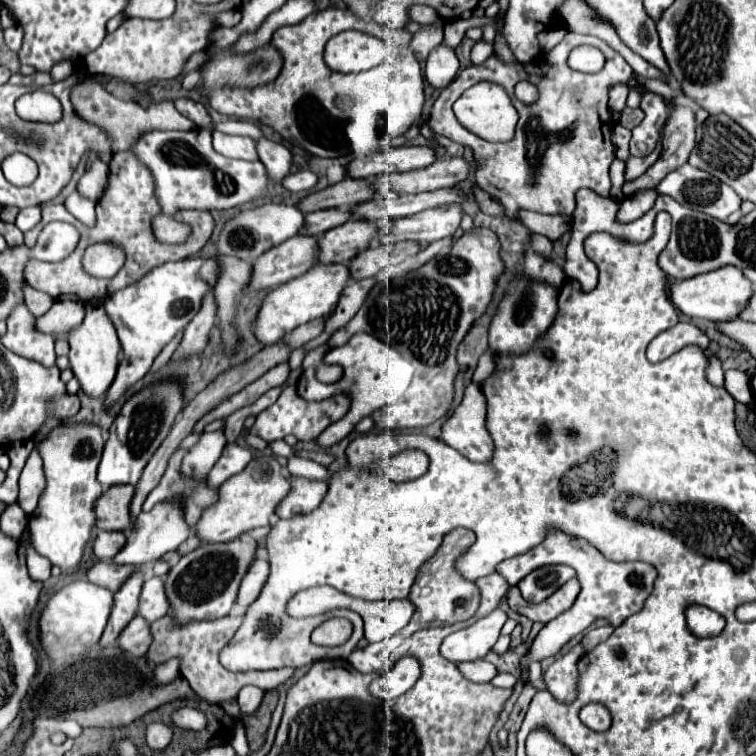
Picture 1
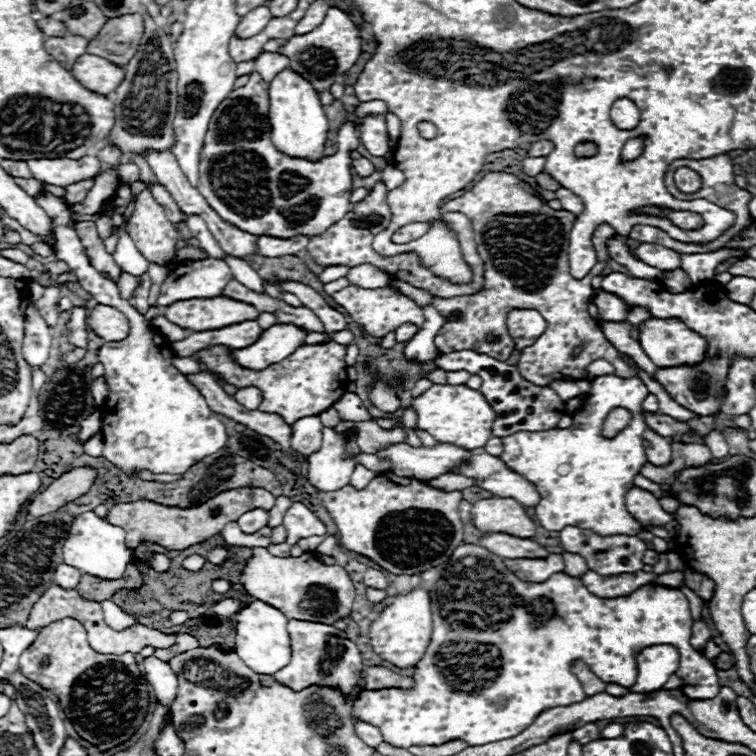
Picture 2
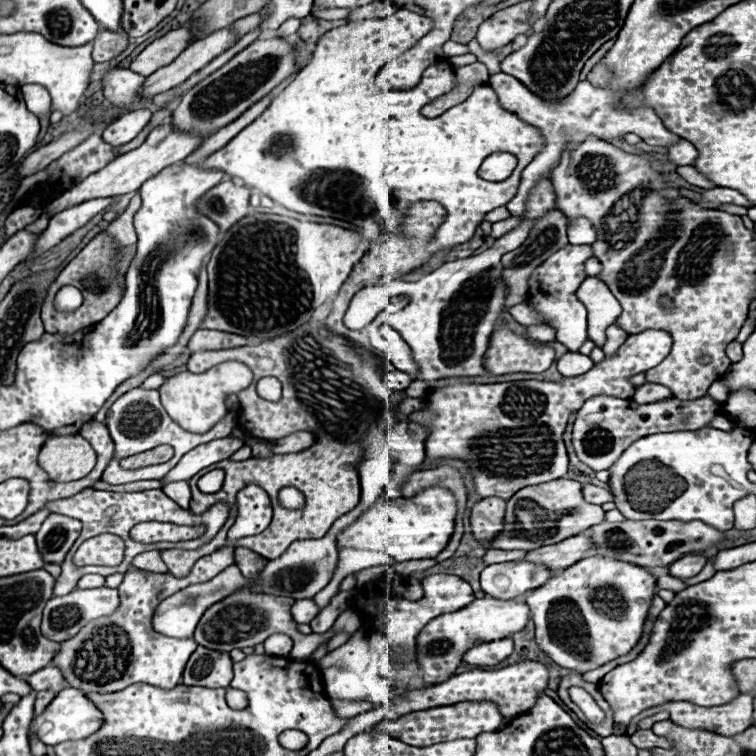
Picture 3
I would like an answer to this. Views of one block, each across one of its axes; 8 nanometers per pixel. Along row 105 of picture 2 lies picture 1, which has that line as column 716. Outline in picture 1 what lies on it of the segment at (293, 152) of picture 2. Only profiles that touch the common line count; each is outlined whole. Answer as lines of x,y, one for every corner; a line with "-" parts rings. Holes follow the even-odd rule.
724,266
714,272
704,272
694,278
670,284
670,298
682,314
710,322
724,322
736,318
738,312
746,306
750,296
752,284
748,282
748,278
744,278
744,274
736,266

